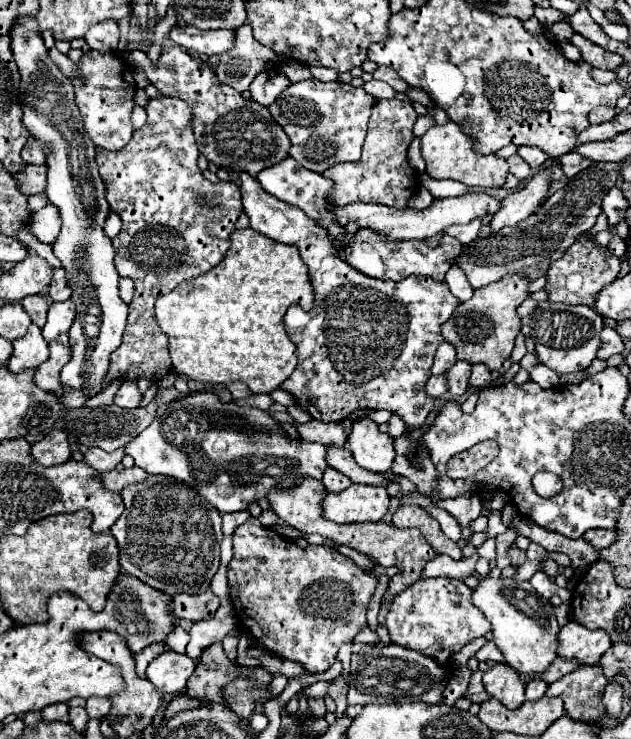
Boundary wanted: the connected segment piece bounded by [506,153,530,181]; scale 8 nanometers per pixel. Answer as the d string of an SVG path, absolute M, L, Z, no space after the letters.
M516 153L510 155L506 161L508 161L508 165L510 165L510 173L512 173L516 179L522 181L522 179L526 179L526 177L530 175L530 167L528 167L528 165L522 161L522 157L518 157Z

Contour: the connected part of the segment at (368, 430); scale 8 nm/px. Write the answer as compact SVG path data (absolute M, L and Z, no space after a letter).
M366 417L354 423L346 447L352 451L356 463L368 471L386 473L394 463L392 437L380 433L378 425Z

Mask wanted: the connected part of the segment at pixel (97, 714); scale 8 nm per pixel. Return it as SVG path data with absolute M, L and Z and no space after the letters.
M88 697L86 699L86 711L92 719L106 717L108 709L110 709L110 699L104 699L104 697Z

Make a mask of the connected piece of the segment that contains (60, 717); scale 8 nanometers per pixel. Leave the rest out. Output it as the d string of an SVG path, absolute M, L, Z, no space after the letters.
M66 703L48 705L48 707L42 709L42 717L46 721L62 721L62 723L68 723L68 705Z

